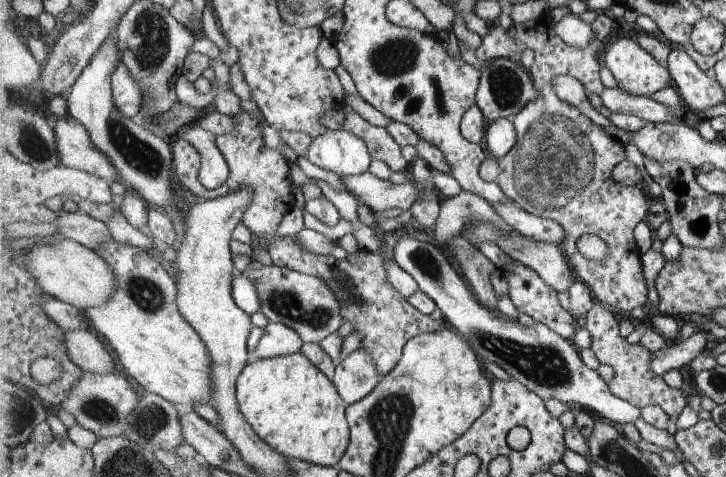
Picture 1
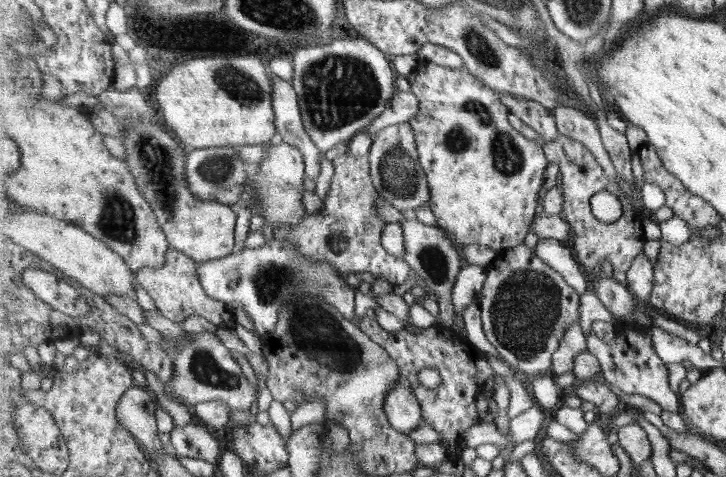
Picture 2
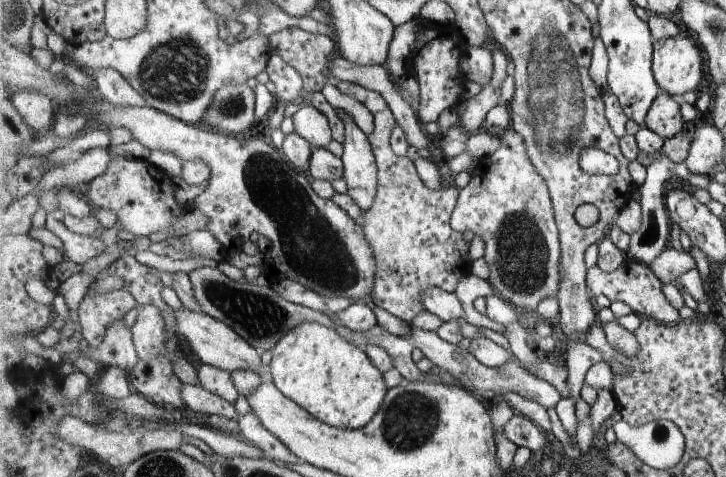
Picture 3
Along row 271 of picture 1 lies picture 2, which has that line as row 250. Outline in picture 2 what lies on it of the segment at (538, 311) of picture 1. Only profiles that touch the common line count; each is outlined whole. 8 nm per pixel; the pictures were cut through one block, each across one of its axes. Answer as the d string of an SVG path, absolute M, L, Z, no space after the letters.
M523 243L499 253L488 268L484 287L476 296L481 307L482 322L487 338L495 345L502 360L505 360L513 369L517 368L535 377L550 373L554 367L553 356L567 330L573 324L580 323L581 295L553 266L538 258L536 247L528 248Z

